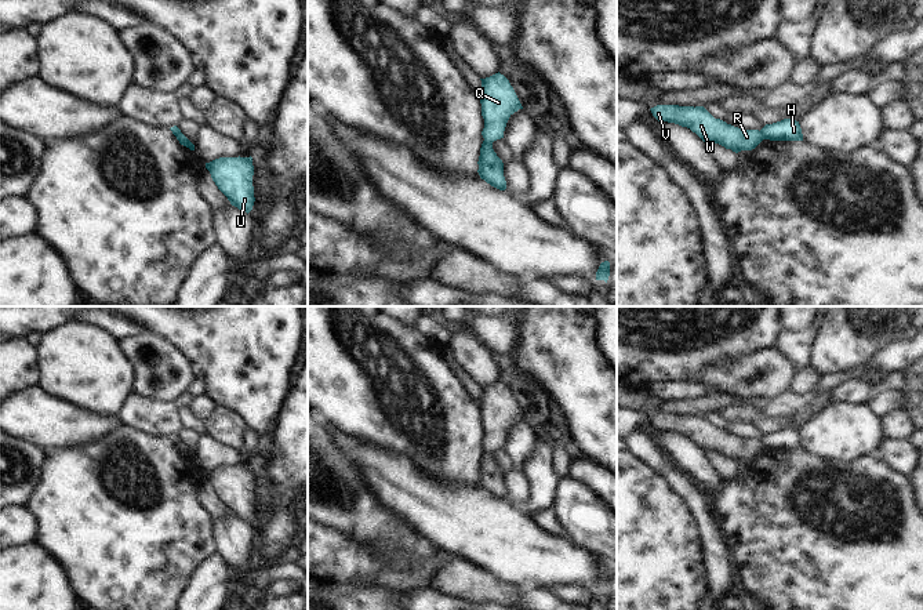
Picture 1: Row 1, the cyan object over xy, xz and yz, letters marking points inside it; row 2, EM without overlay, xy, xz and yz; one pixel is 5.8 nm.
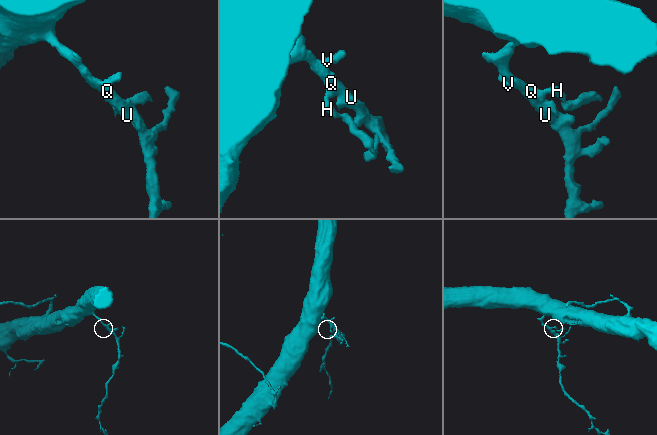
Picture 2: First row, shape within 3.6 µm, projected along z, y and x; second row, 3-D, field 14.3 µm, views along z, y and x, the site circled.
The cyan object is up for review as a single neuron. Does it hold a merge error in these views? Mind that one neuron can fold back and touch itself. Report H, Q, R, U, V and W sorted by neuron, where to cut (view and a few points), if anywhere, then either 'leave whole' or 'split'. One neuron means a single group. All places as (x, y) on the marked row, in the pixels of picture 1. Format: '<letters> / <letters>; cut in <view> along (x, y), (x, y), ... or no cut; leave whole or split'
H / Q R U V W; cut in xz along (484, 140), (491, 145); split

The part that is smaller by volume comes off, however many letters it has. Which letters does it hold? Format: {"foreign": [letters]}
{"foreign": ["H"]}

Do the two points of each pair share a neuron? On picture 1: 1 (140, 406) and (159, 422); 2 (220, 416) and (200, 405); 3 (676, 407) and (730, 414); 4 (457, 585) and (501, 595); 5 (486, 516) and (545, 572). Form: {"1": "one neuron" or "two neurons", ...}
{"1": "one neuron", "2": "two neurons", "3": "two neurons", "4": "one neuron", "5": "one neuron"}

